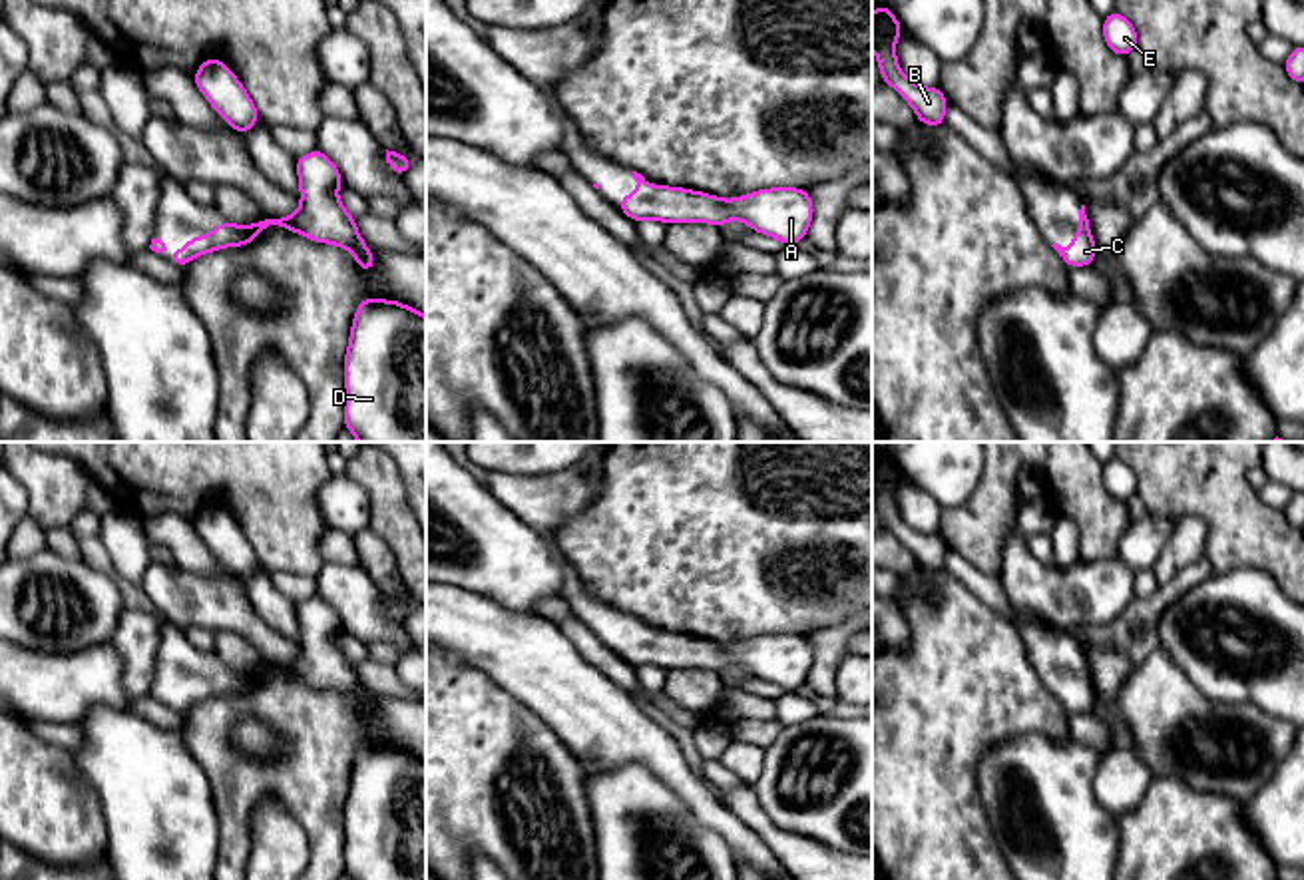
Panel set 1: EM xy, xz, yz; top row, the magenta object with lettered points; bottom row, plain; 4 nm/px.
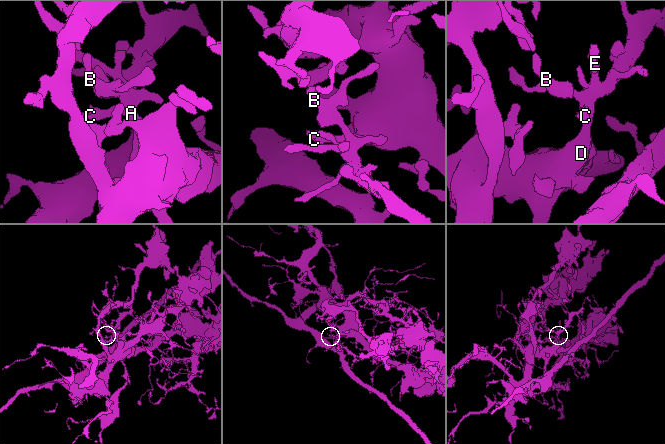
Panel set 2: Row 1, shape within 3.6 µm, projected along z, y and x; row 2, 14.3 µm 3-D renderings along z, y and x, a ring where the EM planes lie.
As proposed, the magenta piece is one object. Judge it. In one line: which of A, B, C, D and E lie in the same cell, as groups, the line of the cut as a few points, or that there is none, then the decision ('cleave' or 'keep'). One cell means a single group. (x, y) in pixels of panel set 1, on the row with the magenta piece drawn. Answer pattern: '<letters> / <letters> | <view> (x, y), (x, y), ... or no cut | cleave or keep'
A B C D E | no cut | keep

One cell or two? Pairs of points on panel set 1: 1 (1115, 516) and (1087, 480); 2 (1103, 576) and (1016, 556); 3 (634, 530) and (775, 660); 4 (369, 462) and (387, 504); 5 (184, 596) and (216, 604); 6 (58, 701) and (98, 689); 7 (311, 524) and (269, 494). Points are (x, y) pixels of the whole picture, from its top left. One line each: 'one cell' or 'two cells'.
1: one cell
2: one cell
3: two cells
4: one cell
5: one cell
6: one cell
7: one cell

